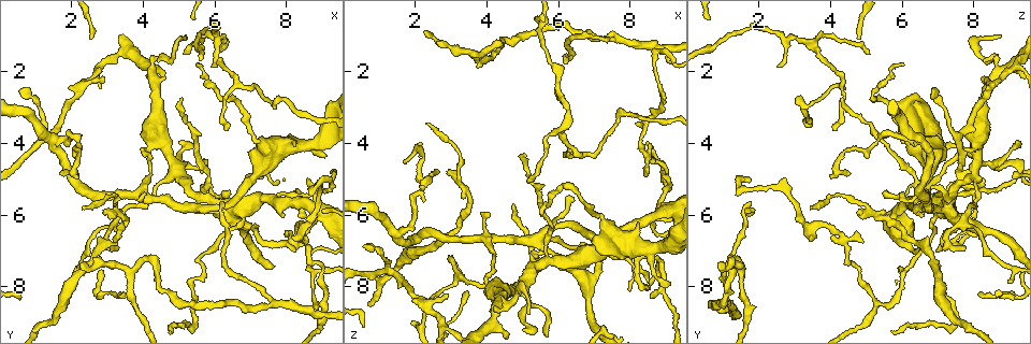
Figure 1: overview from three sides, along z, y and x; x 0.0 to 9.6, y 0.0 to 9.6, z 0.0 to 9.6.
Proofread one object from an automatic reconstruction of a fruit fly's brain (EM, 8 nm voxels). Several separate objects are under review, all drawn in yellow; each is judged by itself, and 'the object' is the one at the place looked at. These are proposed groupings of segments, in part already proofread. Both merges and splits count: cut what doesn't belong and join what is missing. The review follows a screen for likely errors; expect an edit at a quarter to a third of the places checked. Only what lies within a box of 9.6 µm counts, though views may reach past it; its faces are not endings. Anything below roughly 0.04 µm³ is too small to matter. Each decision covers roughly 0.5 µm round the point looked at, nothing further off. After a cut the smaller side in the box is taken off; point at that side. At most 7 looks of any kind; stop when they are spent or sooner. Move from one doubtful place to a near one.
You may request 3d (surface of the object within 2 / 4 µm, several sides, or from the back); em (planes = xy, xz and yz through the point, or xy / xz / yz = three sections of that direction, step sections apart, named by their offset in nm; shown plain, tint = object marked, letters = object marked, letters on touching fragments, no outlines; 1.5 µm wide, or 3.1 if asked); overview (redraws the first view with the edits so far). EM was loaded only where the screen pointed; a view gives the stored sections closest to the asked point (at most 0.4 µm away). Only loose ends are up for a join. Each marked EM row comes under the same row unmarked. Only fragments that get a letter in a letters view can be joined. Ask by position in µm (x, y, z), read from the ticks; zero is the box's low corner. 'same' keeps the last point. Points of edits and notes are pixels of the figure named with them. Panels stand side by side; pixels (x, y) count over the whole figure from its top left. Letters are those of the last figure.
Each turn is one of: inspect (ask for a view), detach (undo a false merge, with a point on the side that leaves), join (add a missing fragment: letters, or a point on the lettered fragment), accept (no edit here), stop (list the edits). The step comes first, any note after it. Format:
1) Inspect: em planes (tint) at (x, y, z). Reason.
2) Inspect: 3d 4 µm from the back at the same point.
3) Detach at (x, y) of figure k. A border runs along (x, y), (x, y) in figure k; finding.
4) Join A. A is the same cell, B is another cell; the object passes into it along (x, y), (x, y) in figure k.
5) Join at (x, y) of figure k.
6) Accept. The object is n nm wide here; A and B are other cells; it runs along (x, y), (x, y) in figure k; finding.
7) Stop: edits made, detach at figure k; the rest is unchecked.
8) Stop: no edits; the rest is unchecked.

Inspect: em planes (letters) at (1.90, 7.85, 8.90). Branch stops here.

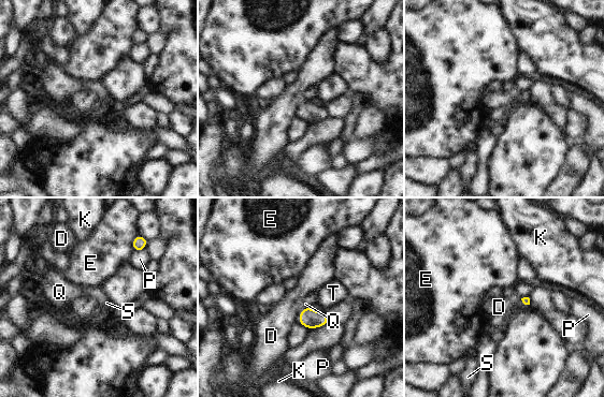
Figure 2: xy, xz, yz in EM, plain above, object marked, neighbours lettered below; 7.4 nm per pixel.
Accept. D, E, K, P, Q, S and T are other cells; a border runs along (304, 307), (298, 321) in figure 2; no lettered fragment goes on from it.

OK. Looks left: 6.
Inspect: em planes (tint) at (4.95, 4.85, 8.00).

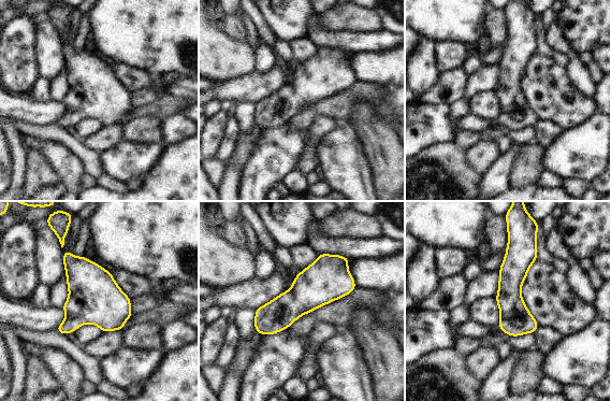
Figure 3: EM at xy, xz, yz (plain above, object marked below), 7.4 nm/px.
Inspect: em planes (letters) at the same point.

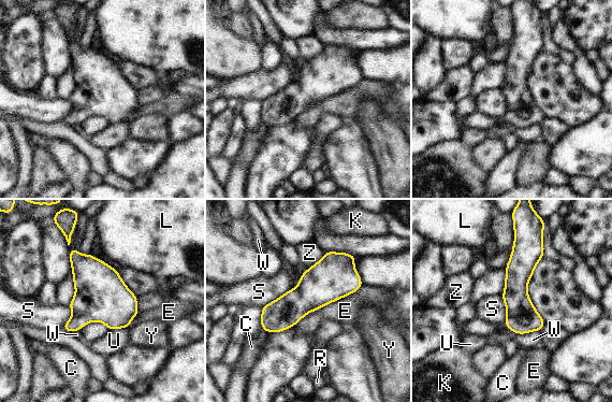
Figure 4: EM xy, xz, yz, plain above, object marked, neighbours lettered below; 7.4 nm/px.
Accept. C, E, K, L, R, S, U, W, Y and Z are other cells; a border runs along (291, 288), (261, 309) in figure 4; continuous, no second neuron.

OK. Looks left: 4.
Inspect: 3d 2 µm at (8.95, 8.50, 5.30). Side arm on a straight run.

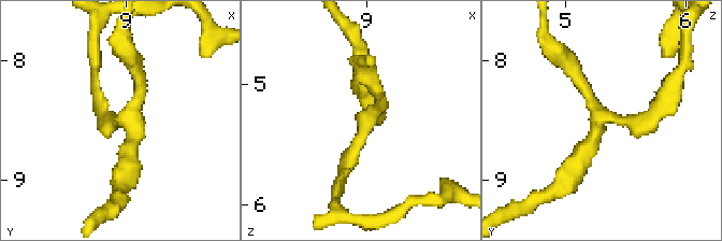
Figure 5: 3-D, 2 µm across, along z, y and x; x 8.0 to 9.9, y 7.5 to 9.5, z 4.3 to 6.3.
Inspect: em xz step 4 (tint) at (8.98, 8.46, 5.32). 3 arms meet here; shape alone is not enough.

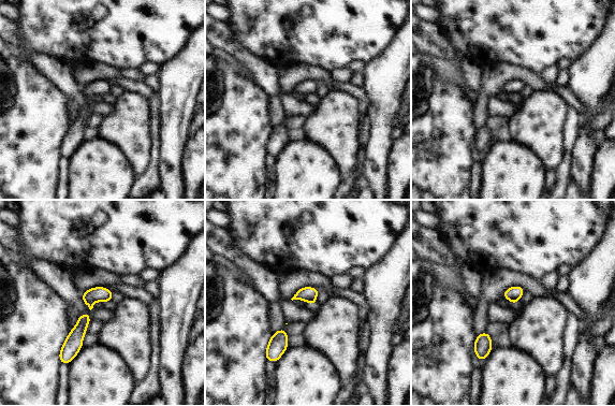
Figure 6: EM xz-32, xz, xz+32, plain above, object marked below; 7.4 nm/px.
Inspect: em xz step 4 (letters) at the same point. See the neighbours.

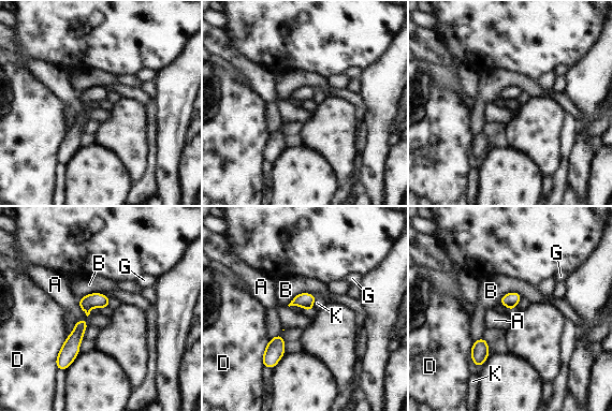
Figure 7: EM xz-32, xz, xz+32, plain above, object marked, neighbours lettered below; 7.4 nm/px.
Accept. A, B, D, G and K are other cells; it runs along (100, 295), (87, 308), (61, 367) in figure 7; continuous, no second neuron.

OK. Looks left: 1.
Stop: no edits; the rest is unchecked.

